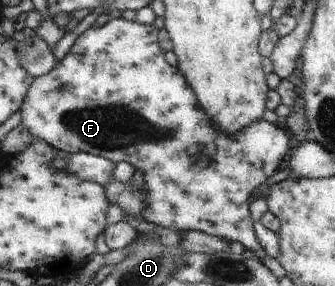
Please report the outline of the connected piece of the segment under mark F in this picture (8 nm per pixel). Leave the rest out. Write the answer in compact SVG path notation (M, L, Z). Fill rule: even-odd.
M110 18L109 21L101 27L89 27L81 33L75 43L72 45L65 57L59 61L53 71L47 75L35 78L26 100L22 105L21 125L25 127L29 133L38 138L44 139L53 147L59 148L61 151L67 151L73 154L78 152L87 152L101 156L115 163L126 161L130 163L134 169L142 172L144 183L146 185L148 206L144 209L144 219L147 222L153 222L158 227L184 232L189 230L197 230L210 236L215 236L229 242L238 241L246 249L255 253L255 257L262 259L267 256L265 249L259 245L257 235L255 235L254 219L250 207L254 197L258 194L255 189L265 190L270 184L271 177L278 173L283 159L287 155L291 155L291 136L288 131L284 131L276 124L269 121L257 120L251 125L245 126L242 130L228 134L221 128L216 128L212 122L212 117L206 112L206 109L199 103L198 97L191 87L190 81L183 77L183 73L179 69L175 69L173 65L167 63L165 59L165 51L162 48L158 33L160 31L152 24L141 24L136 21L127 21L123 18Z

